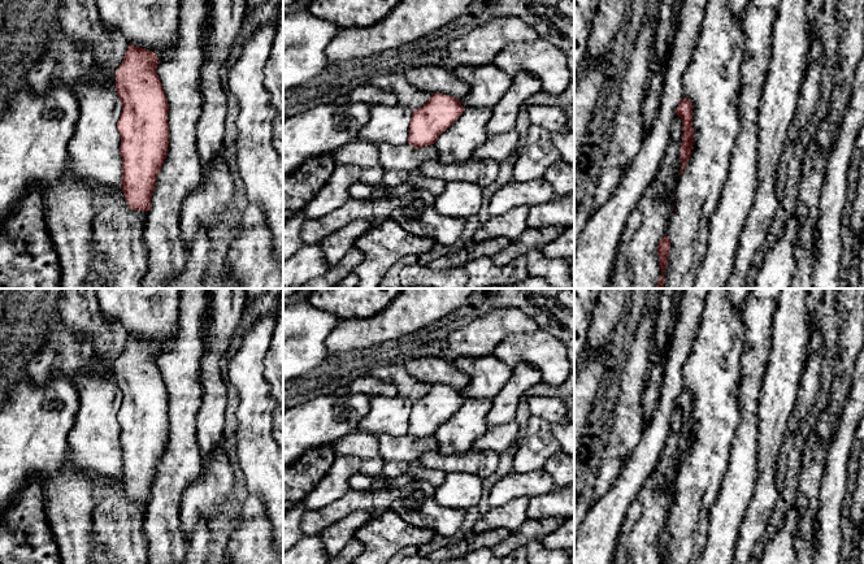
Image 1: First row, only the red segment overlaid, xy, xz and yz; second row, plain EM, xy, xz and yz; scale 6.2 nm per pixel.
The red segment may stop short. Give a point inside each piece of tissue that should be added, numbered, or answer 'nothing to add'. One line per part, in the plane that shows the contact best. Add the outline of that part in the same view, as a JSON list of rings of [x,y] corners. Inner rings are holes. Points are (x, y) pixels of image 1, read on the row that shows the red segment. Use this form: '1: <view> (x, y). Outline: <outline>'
nothing to add

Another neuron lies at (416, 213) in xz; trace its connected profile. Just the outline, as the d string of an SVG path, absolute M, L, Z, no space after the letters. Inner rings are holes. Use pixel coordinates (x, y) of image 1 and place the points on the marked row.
M421 187L399 198L391 218L408 233L430 238L439 246L453 246L465 226L465 218L442 216L435 209L435 196Z

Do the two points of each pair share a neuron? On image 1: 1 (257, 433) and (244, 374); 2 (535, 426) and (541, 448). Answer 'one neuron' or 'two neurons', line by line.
1: one neuron
2: one neuron

